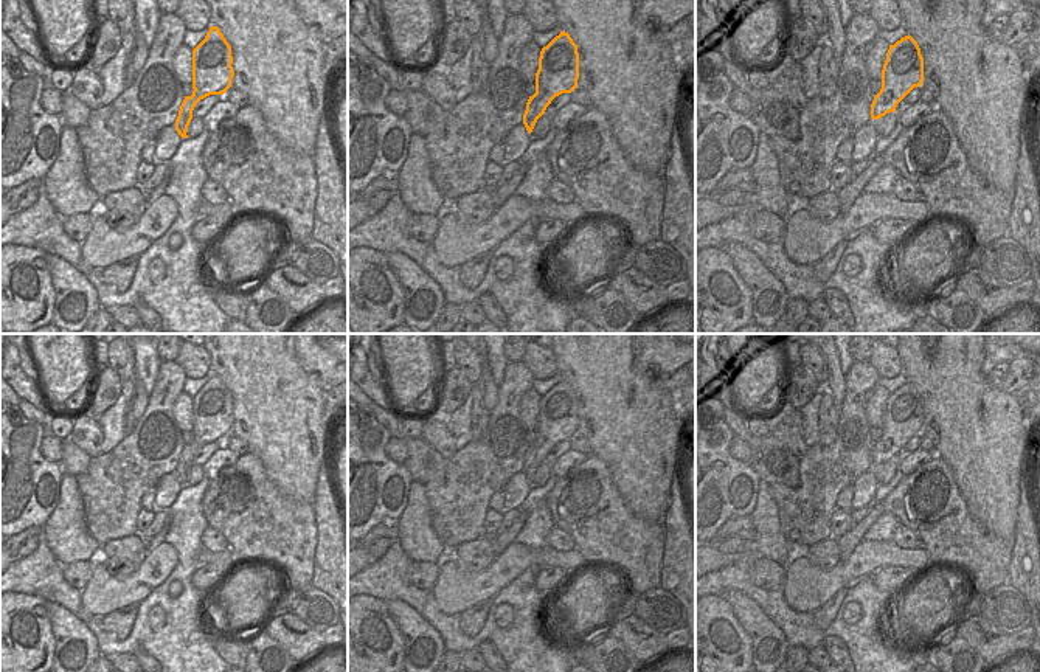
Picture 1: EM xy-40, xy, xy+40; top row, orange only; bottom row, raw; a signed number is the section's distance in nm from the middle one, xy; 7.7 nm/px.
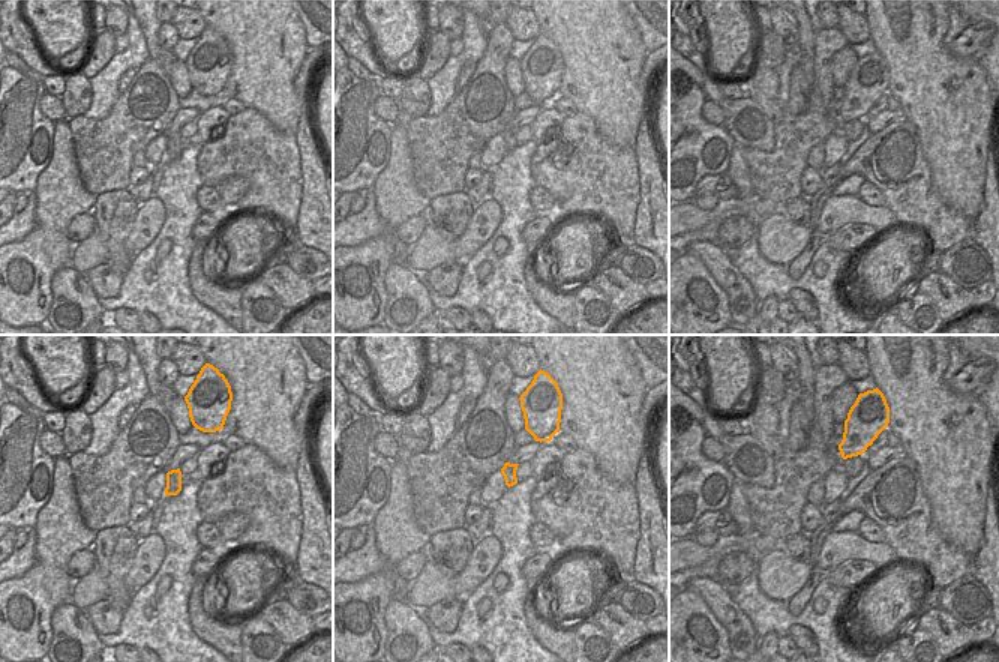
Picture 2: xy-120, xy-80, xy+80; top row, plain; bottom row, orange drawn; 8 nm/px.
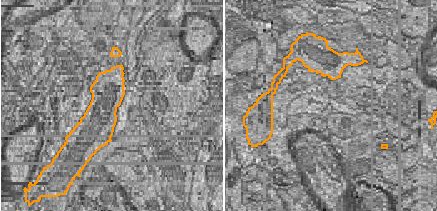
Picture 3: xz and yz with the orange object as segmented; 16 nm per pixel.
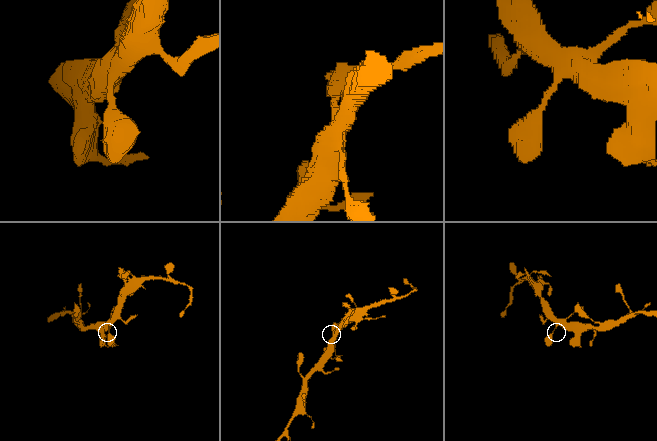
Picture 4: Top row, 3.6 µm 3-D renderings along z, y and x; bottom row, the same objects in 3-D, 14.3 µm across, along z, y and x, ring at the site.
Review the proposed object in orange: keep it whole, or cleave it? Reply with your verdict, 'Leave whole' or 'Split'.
Leave whole.

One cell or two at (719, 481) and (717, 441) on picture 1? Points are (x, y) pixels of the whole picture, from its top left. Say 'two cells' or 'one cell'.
one cell

